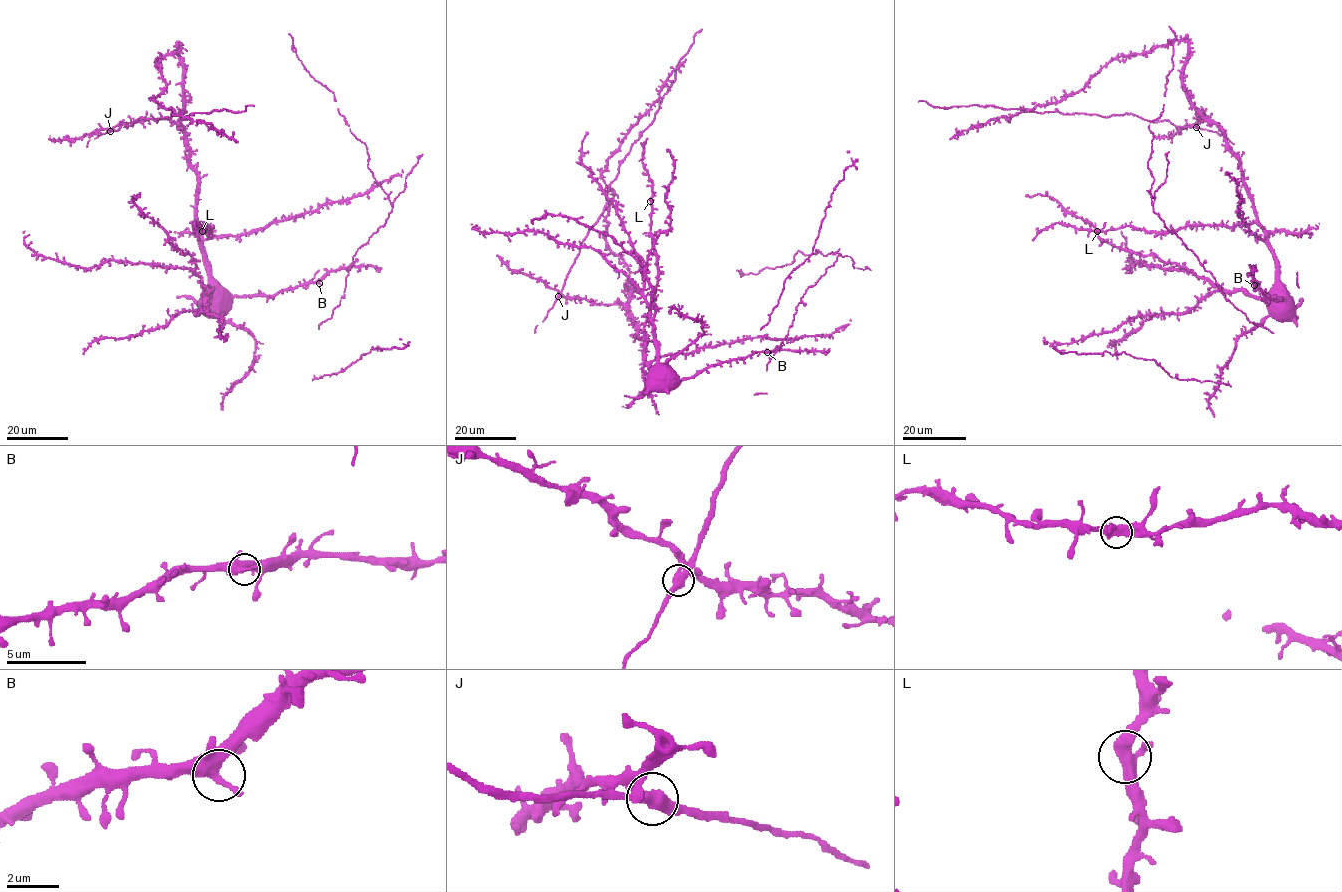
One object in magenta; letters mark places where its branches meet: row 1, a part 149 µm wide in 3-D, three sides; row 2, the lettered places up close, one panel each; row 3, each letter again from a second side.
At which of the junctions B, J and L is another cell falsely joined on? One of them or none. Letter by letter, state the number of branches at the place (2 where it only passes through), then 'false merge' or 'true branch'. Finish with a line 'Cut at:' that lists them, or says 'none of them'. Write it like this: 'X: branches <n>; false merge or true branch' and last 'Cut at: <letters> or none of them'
B: branches 3; true branch
J: branches 3; true branch
L: branches 3; true branch
Cut at: none of them

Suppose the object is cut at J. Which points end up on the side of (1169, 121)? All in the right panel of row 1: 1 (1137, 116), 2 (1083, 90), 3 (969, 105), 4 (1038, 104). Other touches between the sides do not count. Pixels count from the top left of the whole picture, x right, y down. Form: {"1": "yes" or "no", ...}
{"1": "yes", "2": "no", "3": "yes", "4": "no"}

